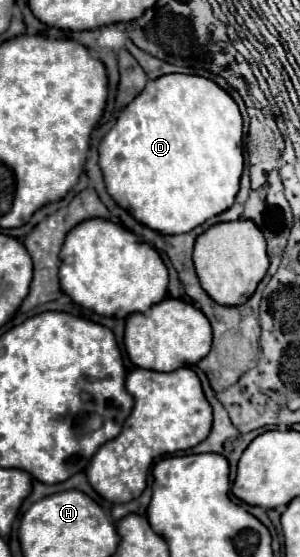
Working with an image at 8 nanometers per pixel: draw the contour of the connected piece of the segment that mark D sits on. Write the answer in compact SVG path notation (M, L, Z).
M175 73L175 75L163 75L163 77L155 79L155 81L149 81L145 85L145 89L119 113L115 127L99 143L99 167L103 171L107 193L131 217L135 217L145 227L149 227L149 229L153 229L157 233L163 233L163 235L187 233L187 231L195 229L197 225L205 223L207 219L227 211L233 205L235 195L239 193L239 179L241 179L241 171L243 171L243 119L241 119L241 113L237 109L237 103L219 85L215 85L213 81L209 81L205 77Z

